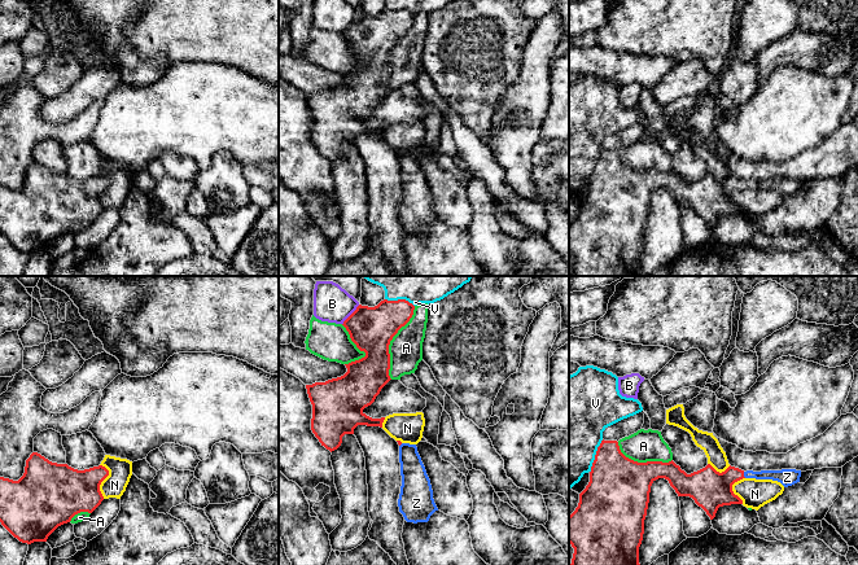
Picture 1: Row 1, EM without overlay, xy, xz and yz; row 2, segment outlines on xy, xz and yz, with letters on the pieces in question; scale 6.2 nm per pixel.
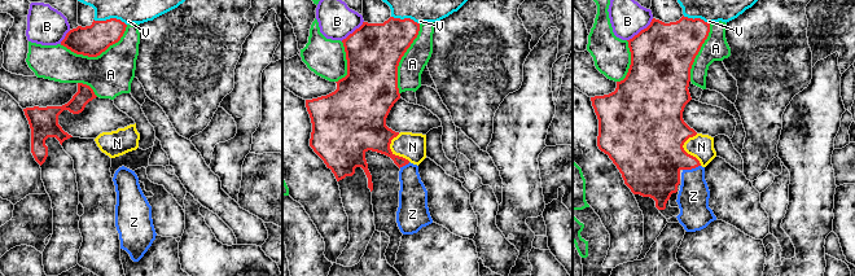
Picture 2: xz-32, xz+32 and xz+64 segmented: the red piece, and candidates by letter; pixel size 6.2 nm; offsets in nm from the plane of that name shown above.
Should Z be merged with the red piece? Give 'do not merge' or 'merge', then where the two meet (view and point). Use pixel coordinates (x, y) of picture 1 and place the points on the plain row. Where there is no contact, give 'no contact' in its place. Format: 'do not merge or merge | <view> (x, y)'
merge | yz (743, 184)

